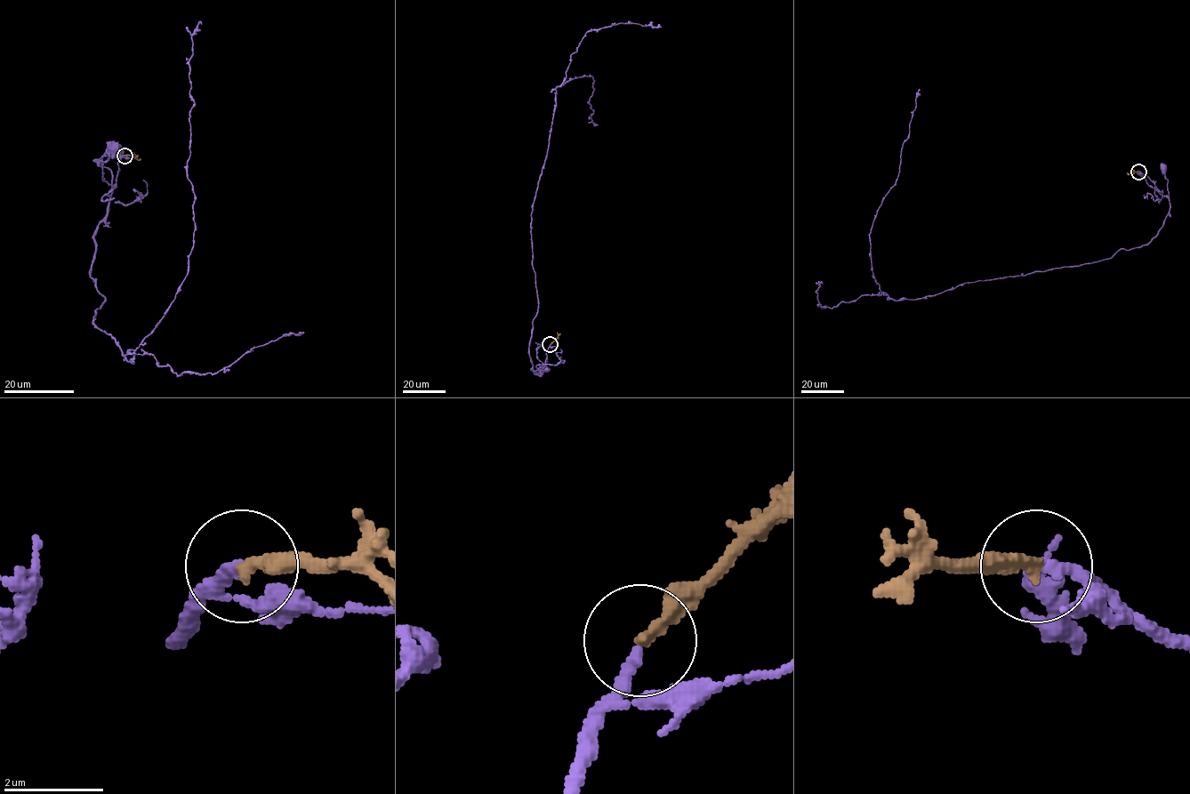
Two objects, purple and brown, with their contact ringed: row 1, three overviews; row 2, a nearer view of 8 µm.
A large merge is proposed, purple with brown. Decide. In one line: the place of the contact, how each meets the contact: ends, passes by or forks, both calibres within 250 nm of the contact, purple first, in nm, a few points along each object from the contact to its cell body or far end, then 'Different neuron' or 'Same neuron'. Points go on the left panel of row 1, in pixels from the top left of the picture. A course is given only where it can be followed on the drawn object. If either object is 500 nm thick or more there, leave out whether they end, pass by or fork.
Place: (124, 156). At the ring purple ends. At the ring brown ends. Thickness 240 nm (purple) against 280 nm. Course of purple: (124, 155), (118, 161), (116, 186), (106, 194), (112, 193), (112, 172), (100, 162), (107, 154), (116, 151). Course of brown: (124, 155), (132, 155), (140, 160). Same neuron

